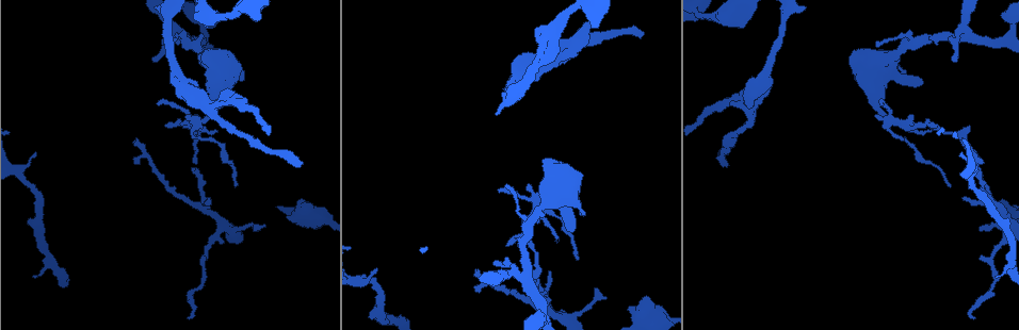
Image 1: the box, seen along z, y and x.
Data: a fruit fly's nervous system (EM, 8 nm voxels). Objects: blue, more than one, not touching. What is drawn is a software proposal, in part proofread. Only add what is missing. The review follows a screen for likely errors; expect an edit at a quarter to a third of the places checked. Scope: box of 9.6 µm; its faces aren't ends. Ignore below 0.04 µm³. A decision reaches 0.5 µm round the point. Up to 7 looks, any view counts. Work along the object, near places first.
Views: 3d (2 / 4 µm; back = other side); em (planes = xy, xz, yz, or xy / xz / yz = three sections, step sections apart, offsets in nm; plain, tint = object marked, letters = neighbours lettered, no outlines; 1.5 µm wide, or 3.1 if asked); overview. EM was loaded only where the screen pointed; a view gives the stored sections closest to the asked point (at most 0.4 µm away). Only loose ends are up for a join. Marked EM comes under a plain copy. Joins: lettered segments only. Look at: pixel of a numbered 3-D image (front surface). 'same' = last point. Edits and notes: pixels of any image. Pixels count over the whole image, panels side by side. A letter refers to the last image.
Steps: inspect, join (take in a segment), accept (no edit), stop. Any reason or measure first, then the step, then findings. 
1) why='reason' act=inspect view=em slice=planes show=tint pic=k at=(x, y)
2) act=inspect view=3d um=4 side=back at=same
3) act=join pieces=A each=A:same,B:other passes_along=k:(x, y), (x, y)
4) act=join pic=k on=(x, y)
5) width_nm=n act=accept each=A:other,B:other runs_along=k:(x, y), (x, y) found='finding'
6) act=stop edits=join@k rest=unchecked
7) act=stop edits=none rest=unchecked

why='free end' act=inspect view=3d um=2 pic=1 at=(35, 278)

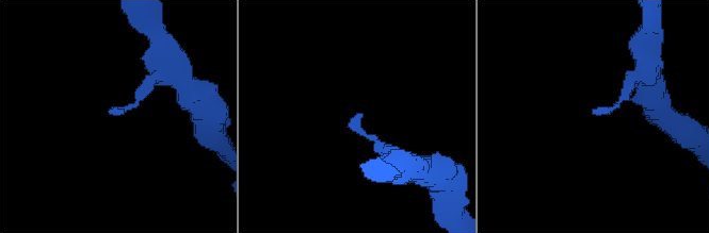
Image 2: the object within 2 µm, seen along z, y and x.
why='shape alone is not enough' act=inspect view=em slice=yz step=4 show=letters pic=2 at=(115, 110)

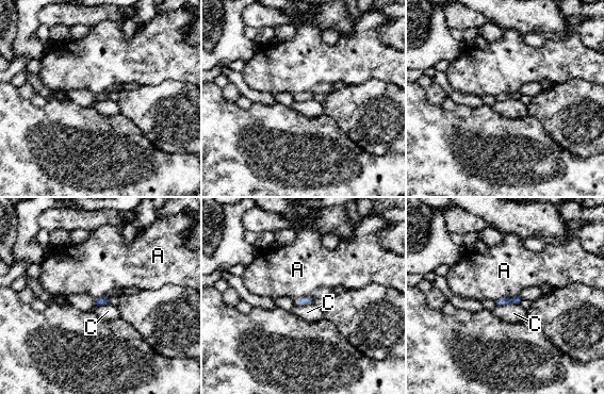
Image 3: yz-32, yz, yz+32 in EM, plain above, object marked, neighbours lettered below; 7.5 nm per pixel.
act=inspect view=em slice=planes show=letters at=same

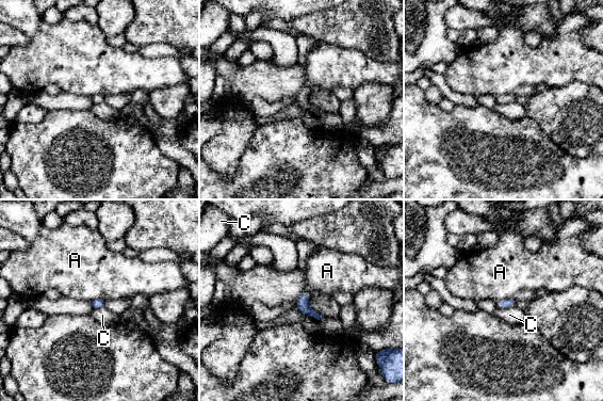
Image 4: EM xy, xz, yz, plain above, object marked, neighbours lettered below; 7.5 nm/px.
act=accept each=A:other,C:other border=4:(512, 298), (495, 301) found='none of them fits'

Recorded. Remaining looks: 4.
why='free end' act=inspect view=3d um=4 pic=1 at=(584, 214)

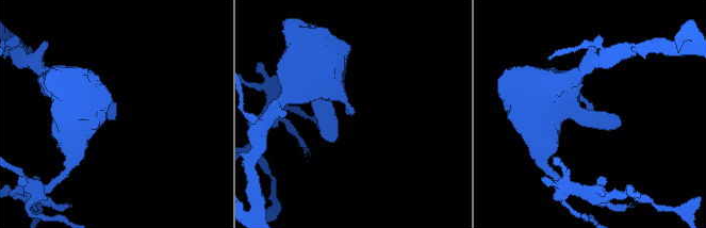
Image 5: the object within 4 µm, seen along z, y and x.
why='now the EM' act=inspect view=em slice=yz step=4 show=letters pic=5 at=(109, 116)

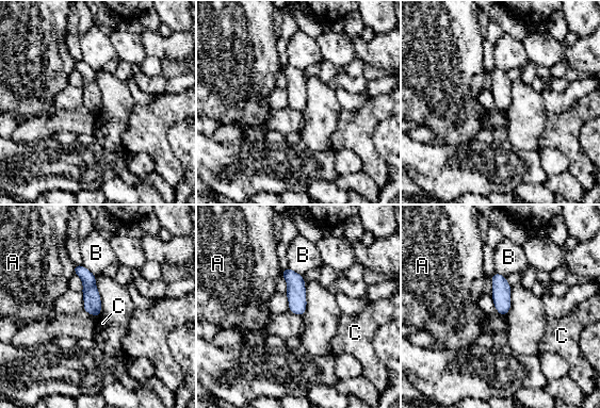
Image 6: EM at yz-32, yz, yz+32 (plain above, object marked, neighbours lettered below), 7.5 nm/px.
act=accept each=A:other,B:other,C:other runs_along=6:(76, 267), (88, 280), (96, 313) found='no lettered segment goes on from it'

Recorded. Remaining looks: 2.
why='an open end' act=inspect view=3d um=2 pic=1 at=(725, 163)

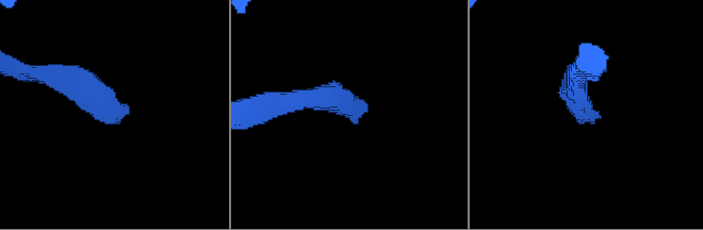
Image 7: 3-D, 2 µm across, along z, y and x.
act=inspect view=em slice=yz step=4 show=letters pic=7 at=(353, 123)

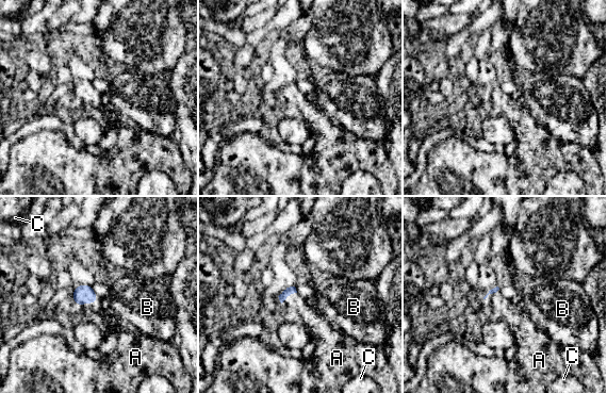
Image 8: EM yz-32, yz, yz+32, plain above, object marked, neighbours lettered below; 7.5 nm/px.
longest_contact=A:180nm act=join pieces=A each=A:same,B:other,C:other passes_along=8:(83, 294), (88, 303), (112, 324) found='it goes on there'

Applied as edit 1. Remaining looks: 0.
act=stop edits=join@8 rest=unchecked

